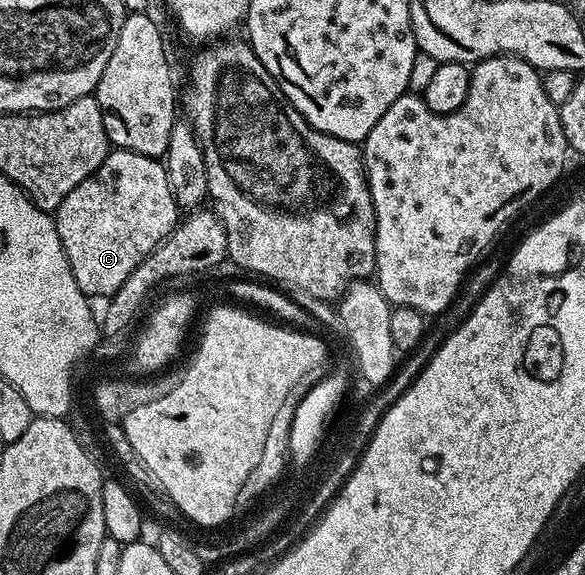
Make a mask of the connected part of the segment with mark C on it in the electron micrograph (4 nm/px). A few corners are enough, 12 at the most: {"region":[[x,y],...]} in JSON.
{"region":[[112,150],[53,217],[109,298],[177,228],[161,159]]}

